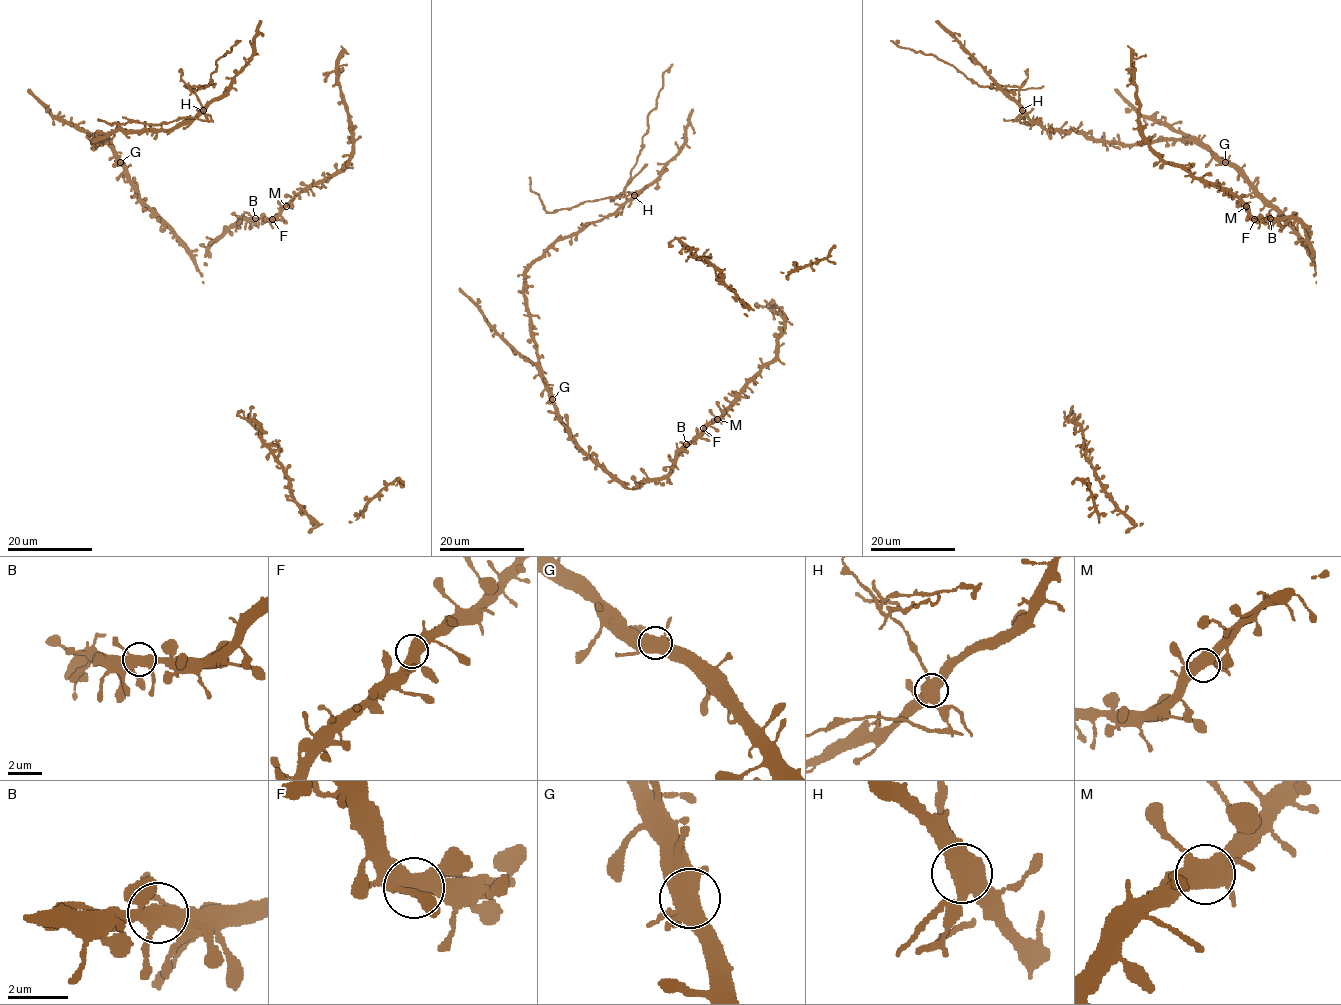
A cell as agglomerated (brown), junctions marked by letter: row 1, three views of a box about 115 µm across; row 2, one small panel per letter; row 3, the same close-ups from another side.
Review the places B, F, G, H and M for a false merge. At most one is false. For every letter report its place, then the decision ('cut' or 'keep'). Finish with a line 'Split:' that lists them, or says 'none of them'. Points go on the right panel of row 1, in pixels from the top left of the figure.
B: place (1270, 218); keep
F: place (1254, 219); keep
G: place (1225, 162); keep
H: place (1022, 110); cut
M: place (1246, 206); keep
Split: H

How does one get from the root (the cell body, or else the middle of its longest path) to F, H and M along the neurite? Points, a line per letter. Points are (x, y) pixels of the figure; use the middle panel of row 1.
F: (617, 480), (621, 483), (632, 479), (637, 483), (660, 480), (703, 428)
H: (617, 480), (576, 443), (560, 419), (538, 367), (524, 276), (557, 241), (614, 214), (634, 195)
M: (617, 480), (621, 483), (632, 479), (637, 483), (660, 480), (669, 471), (673, 460), (717, 419)

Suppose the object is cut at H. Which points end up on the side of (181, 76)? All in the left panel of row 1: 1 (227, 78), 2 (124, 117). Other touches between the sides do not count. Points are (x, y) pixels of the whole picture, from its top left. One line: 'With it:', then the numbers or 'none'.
With it: 2

